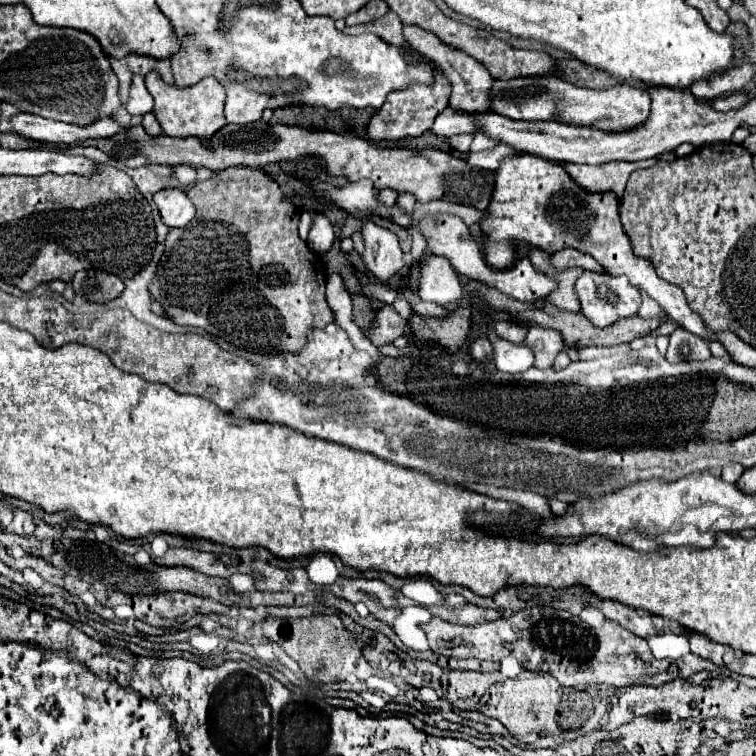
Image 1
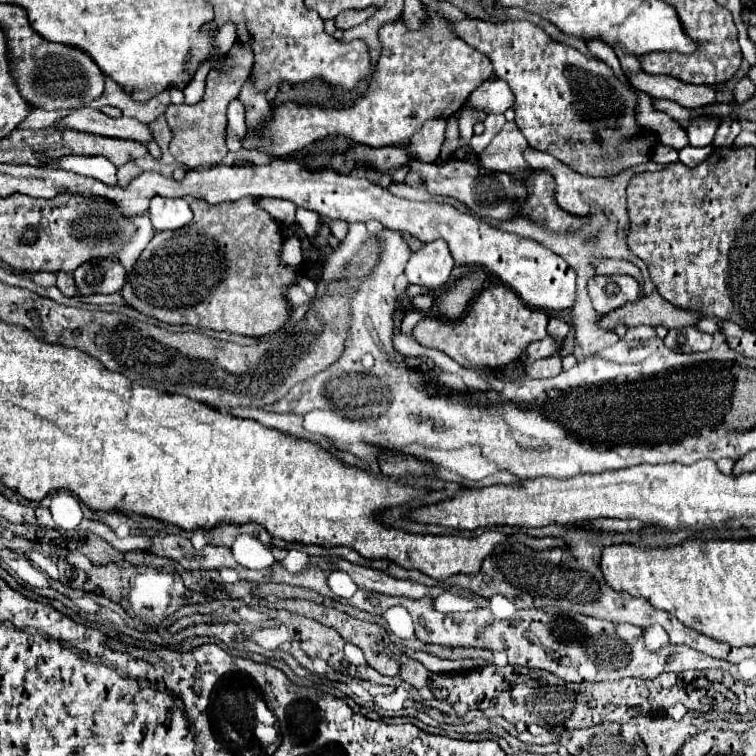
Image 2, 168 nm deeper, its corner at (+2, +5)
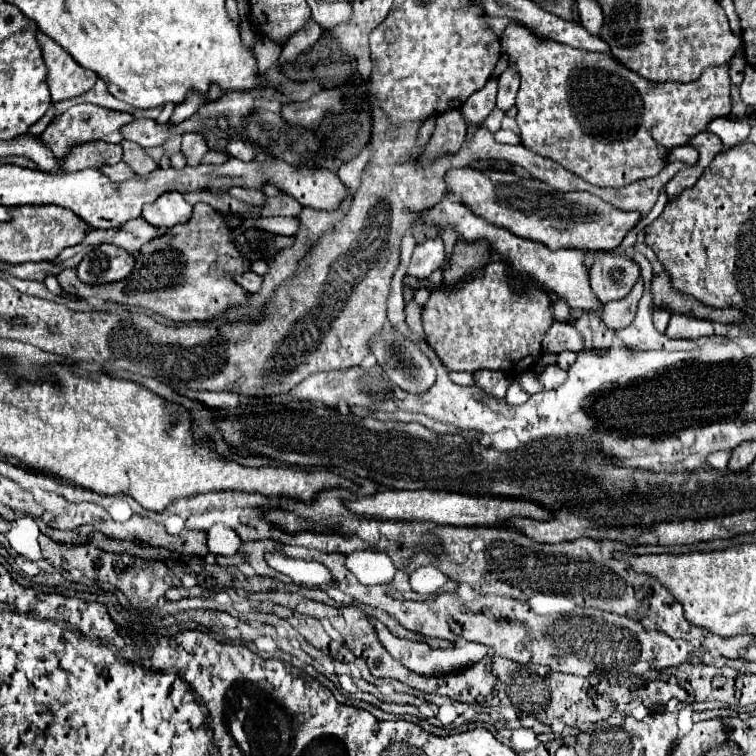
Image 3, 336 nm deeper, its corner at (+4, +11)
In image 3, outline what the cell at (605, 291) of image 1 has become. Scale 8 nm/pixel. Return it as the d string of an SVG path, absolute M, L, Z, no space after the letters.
M602 253L590 269L590 285L602 303L610 303L626 297L638 275L640 267L628 255L614 257L610 253Z

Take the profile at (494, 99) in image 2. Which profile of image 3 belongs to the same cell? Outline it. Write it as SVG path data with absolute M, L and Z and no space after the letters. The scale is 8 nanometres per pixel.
M508 67L508 71L504 71L498 77L498 97L496 97L496 107L502 111L508 111L514 105L516 99L516 91L520 85L520 77L518 71Z

